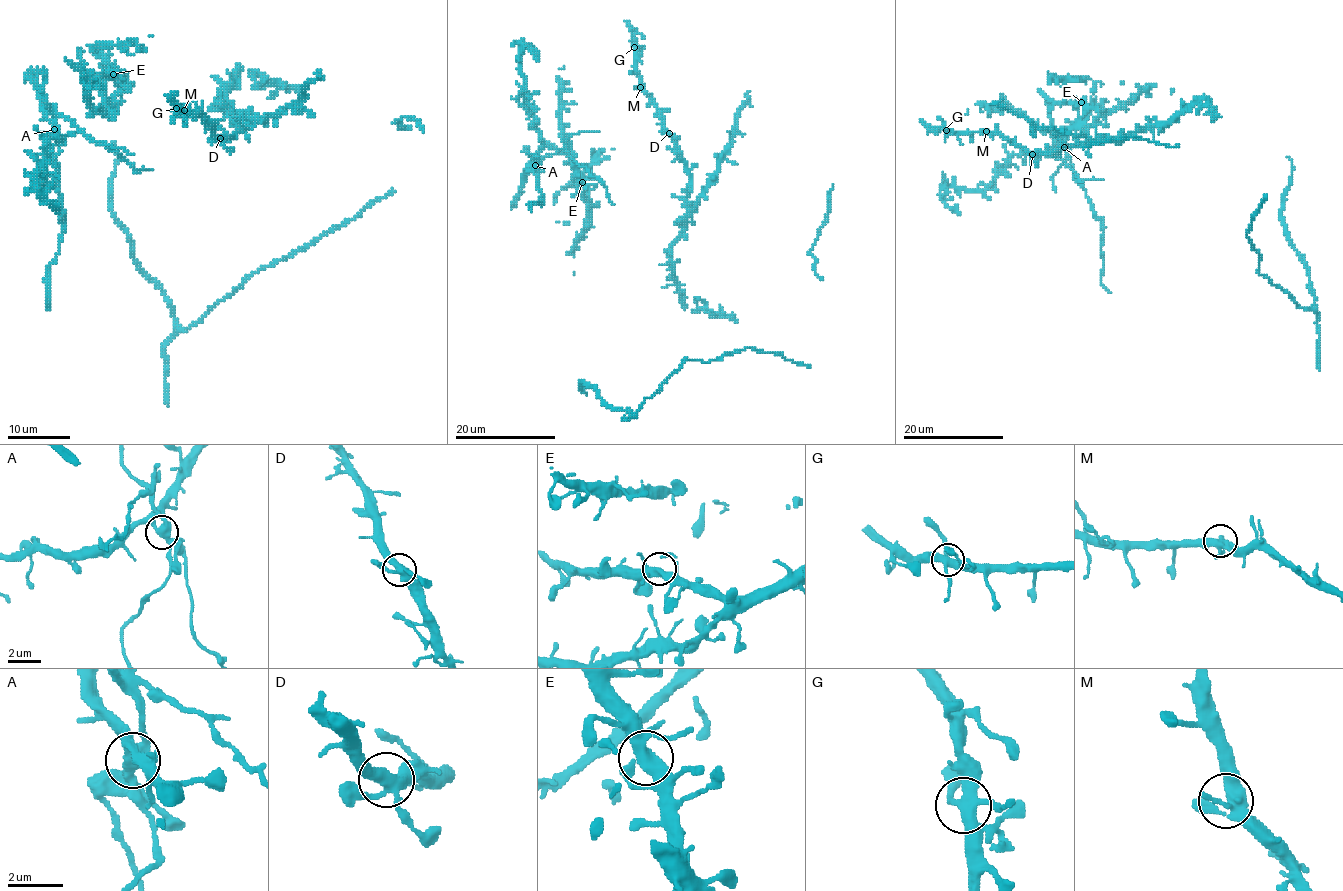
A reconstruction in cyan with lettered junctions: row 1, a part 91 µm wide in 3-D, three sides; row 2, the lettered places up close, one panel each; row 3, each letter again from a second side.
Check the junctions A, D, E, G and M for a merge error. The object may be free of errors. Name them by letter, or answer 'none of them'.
A

